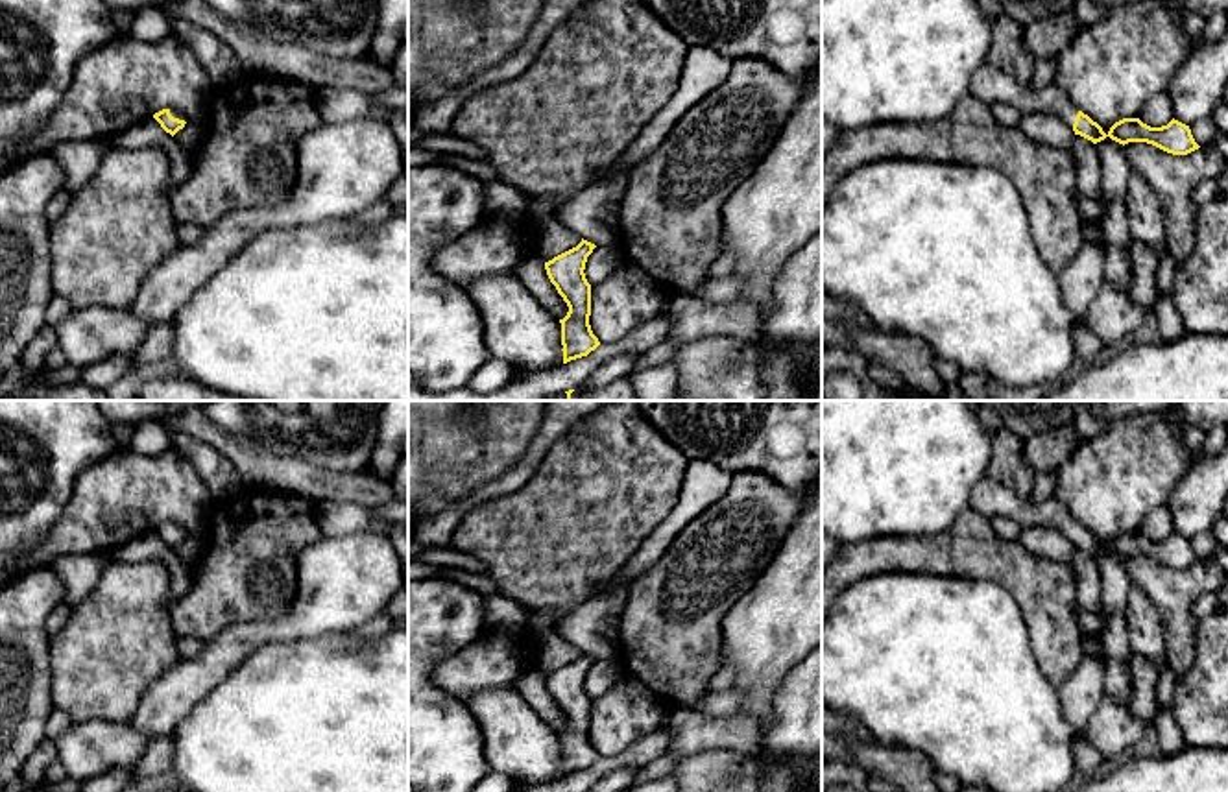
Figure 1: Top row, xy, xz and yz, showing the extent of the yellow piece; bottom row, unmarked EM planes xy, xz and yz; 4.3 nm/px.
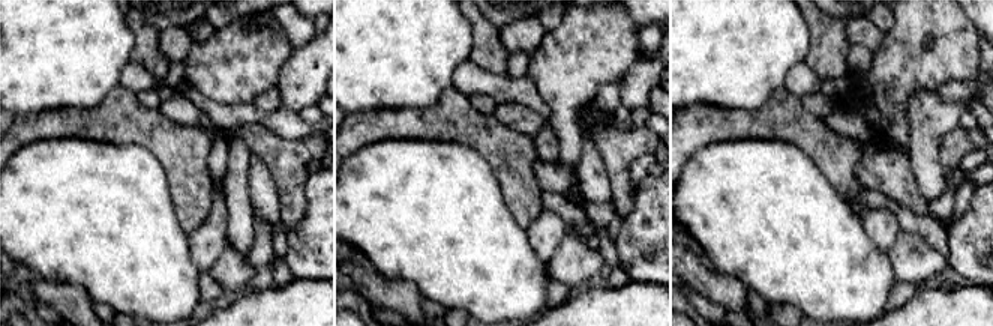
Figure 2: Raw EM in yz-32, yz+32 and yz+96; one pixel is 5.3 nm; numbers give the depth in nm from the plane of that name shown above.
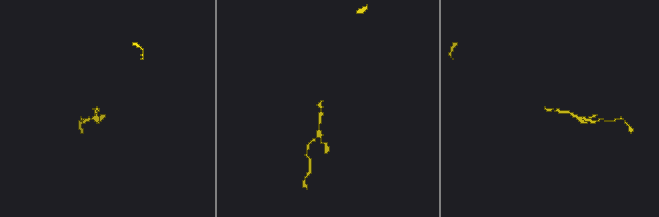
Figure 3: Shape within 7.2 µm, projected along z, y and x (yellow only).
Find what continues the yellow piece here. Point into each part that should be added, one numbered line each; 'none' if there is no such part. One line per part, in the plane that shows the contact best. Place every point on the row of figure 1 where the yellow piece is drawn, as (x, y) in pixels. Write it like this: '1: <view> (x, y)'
1: yz (1197, 87)

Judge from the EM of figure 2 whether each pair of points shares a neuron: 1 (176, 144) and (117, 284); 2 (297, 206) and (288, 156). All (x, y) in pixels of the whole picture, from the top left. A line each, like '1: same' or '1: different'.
1: different
2: same

